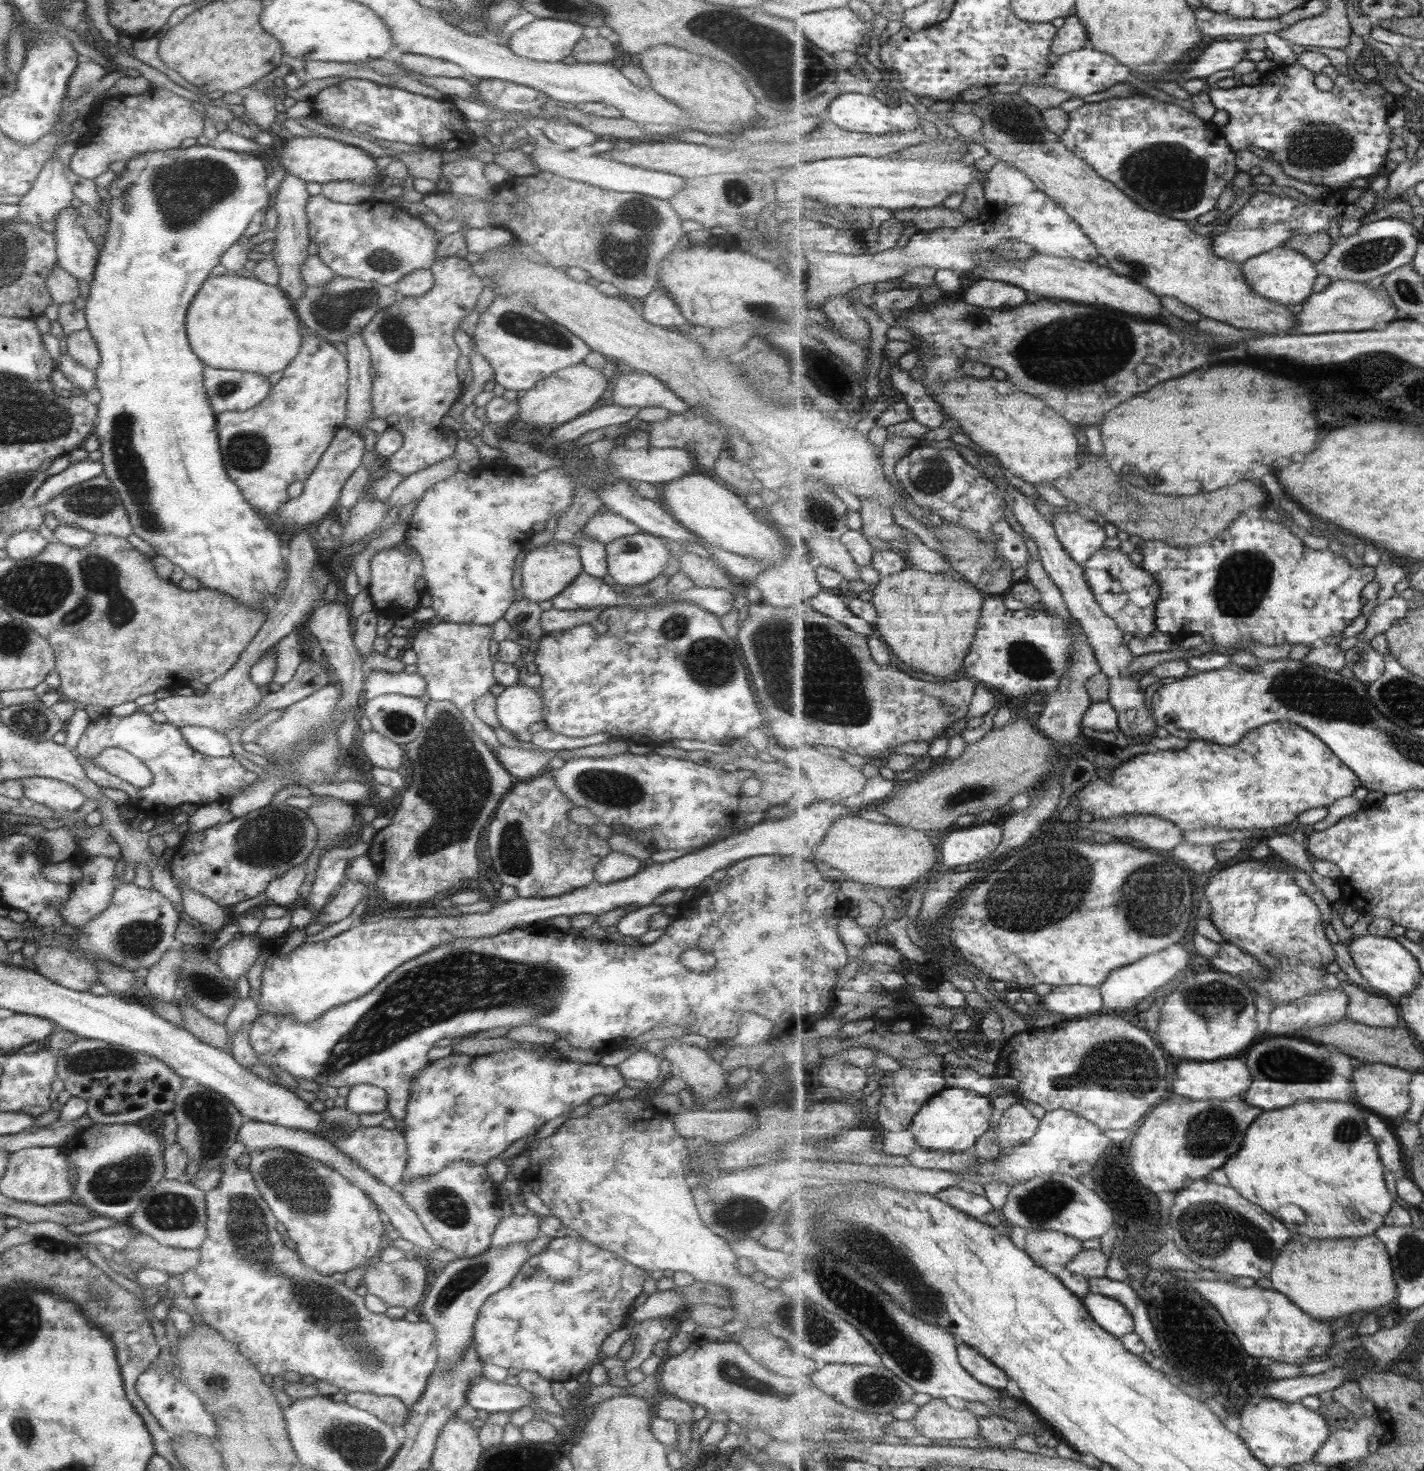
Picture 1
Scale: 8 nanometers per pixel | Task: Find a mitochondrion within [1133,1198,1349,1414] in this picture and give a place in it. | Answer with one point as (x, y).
(1208, 1229)

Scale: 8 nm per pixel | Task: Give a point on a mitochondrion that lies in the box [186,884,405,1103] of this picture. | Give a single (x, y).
(342, 970)

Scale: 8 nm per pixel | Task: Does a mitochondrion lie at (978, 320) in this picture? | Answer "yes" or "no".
yes

